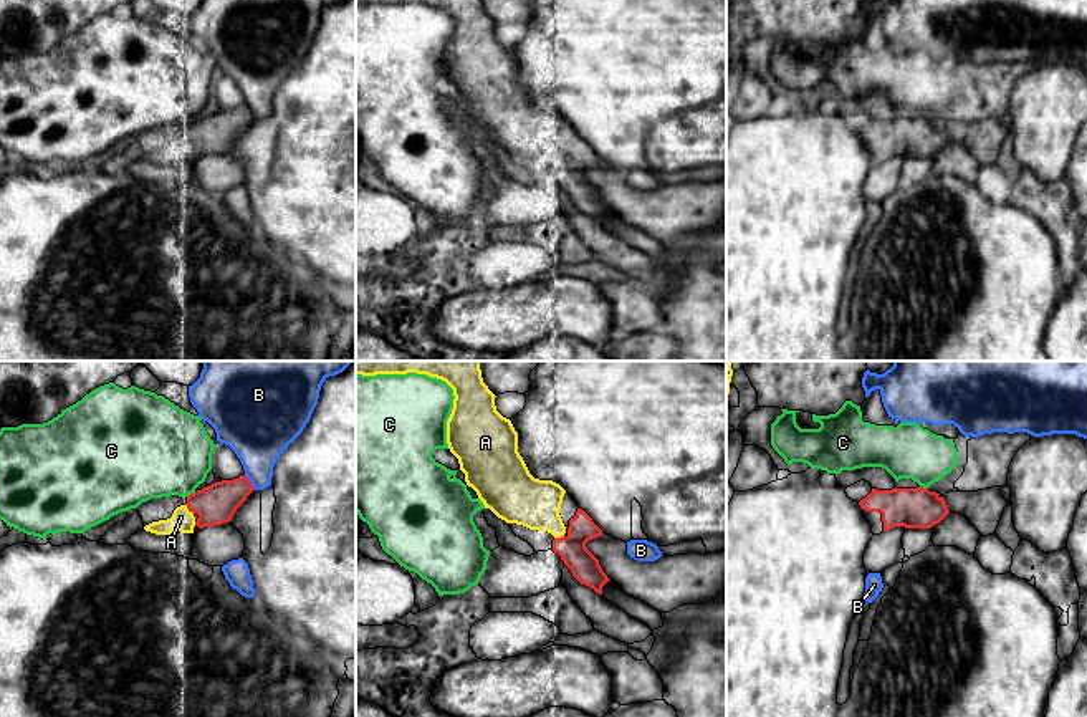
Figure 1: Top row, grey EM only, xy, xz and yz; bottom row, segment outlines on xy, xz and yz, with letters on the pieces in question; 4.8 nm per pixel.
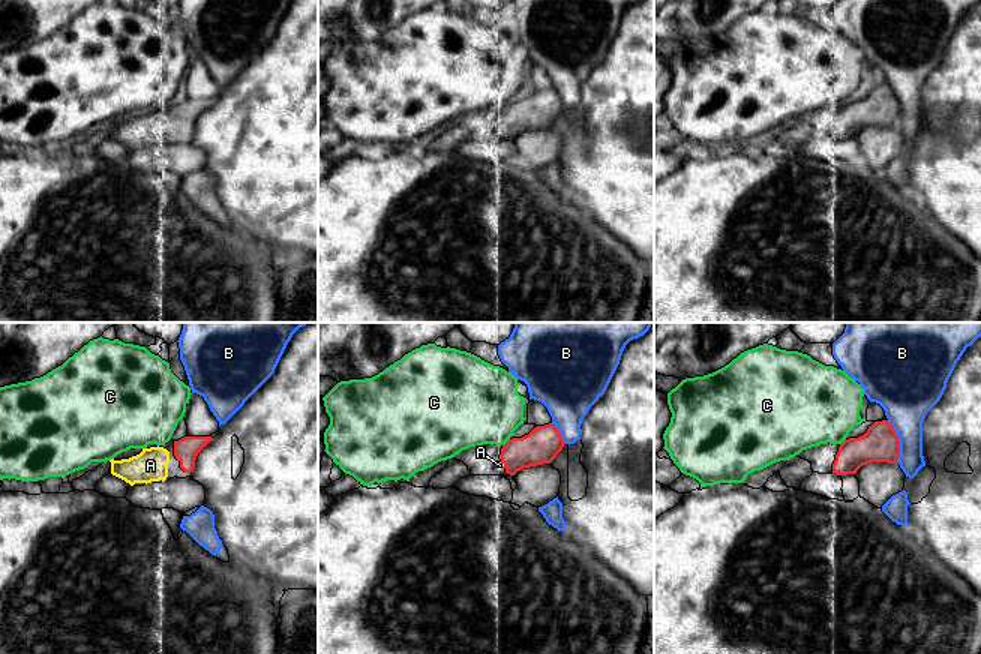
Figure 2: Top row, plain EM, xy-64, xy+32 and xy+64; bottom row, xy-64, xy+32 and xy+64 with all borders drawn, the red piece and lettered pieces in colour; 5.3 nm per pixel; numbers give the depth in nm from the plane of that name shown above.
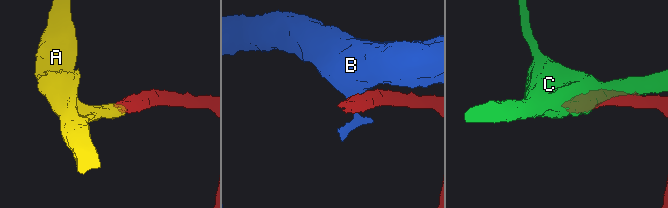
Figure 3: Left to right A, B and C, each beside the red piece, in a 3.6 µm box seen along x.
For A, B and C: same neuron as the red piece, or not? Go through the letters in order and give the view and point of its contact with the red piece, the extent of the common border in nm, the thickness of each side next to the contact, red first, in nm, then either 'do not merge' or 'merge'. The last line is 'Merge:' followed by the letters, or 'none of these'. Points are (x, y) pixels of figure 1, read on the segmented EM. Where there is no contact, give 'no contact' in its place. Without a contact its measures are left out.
A: xy (187, 507) | 70 nm | 190/90 nm | merge
B: xy (250, 482) | 90 nm | 190/300 nm | do not merge
C: xy (191, 494) | 50 nm | 190/440 nm | do not merge
Merge: A

